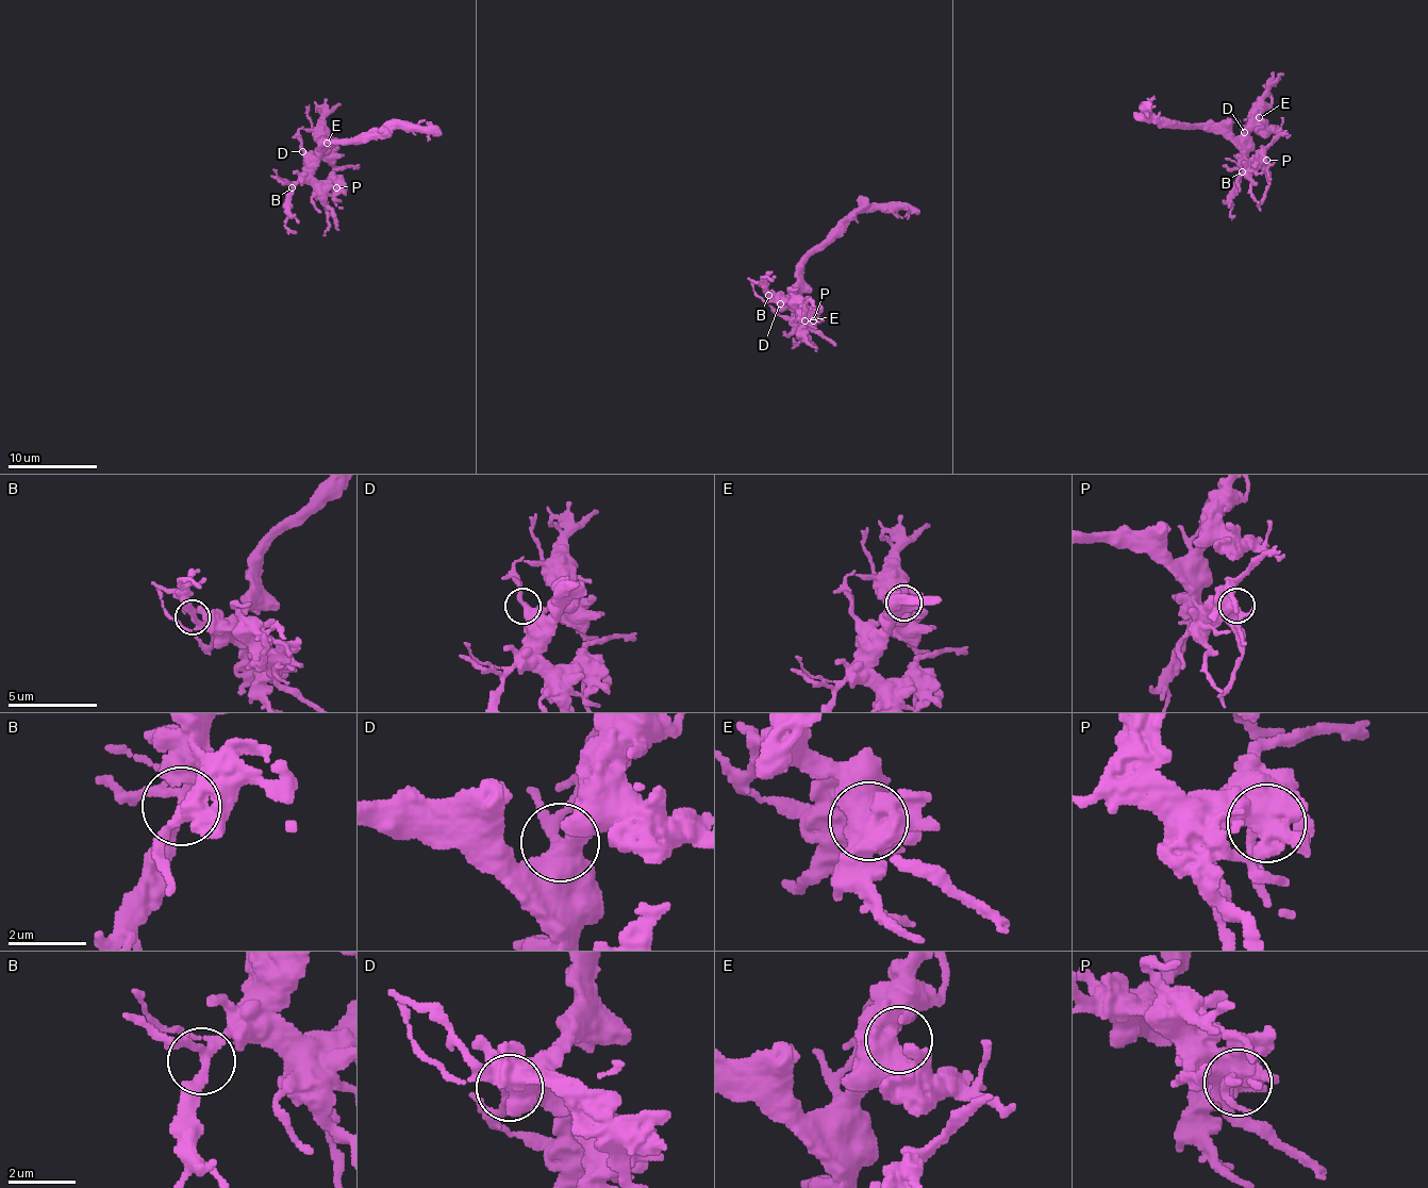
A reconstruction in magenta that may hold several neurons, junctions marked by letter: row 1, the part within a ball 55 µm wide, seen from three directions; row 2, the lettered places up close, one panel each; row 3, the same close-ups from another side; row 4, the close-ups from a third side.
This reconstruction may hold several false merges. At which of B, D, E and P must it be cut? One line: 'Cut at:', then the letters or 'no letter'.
Cut at: no letter

